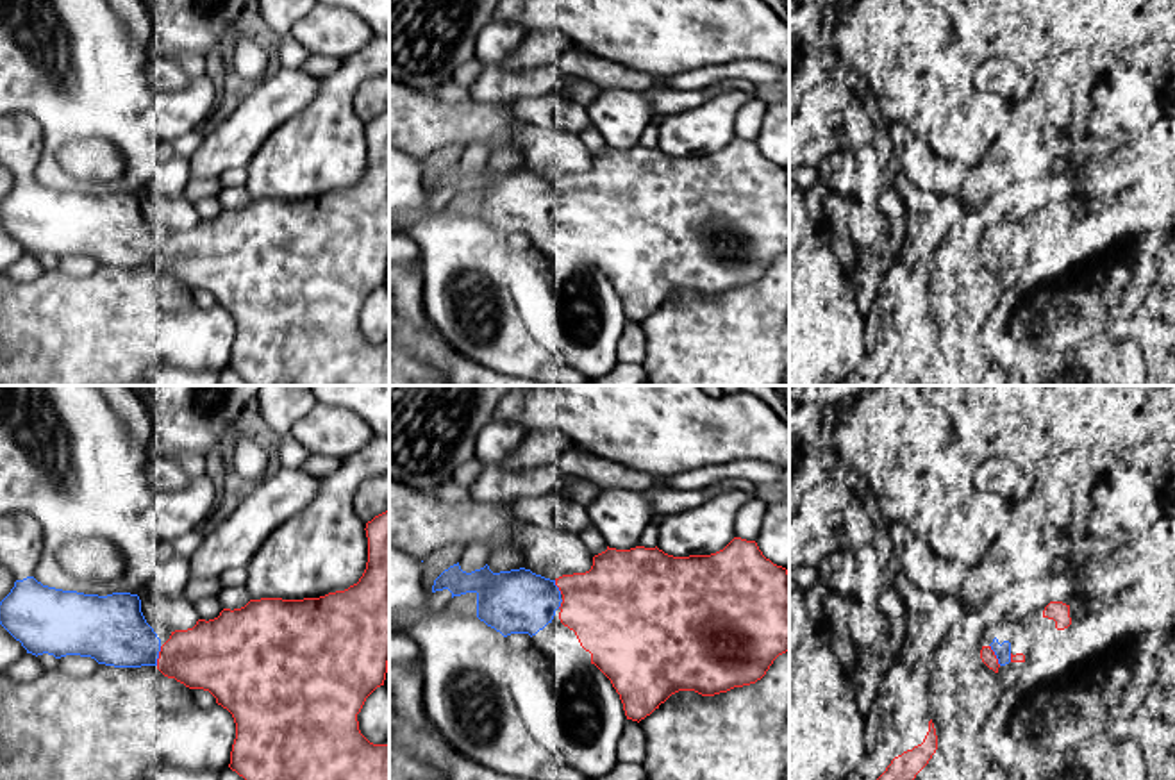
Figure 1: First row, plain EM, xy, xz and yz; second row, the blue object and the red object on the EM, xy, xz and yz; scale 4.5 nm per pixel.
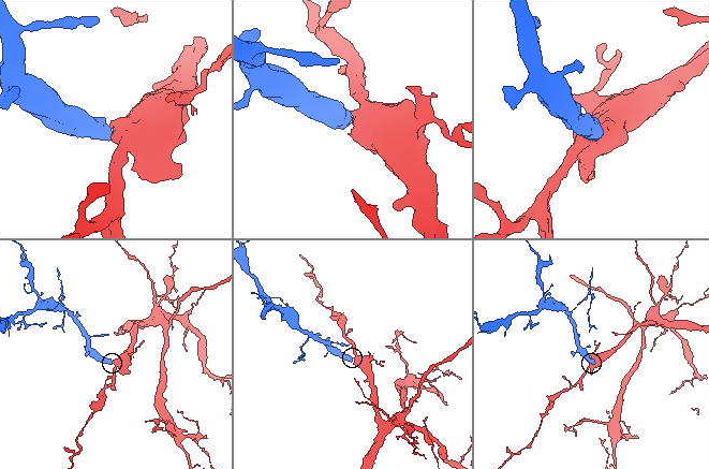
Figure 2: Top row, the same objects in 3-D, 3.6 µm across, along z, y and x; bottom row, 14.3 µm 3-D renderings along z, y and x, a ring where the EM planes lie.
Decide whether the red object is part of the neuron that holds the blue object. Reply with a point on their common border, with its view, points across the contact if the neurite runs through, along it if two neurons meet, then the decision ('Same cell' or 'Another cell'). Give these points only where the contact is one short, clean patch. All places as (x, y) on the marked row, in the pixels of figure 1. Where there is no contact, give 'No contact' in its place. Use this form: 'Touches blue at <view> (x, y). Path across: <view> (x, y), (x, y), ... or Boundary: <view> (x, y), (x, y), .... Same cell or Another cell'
Touches blue at yz (995, 654). Same cell

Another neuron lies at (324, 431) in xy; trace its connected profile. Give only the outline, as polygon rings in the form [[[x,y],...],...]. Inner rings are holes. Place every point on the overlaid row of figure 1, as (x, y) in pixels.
[[[316,403],[291,427],[291,437],[311,455],[348,459],[375,437],[371,427],[352,411]]]

